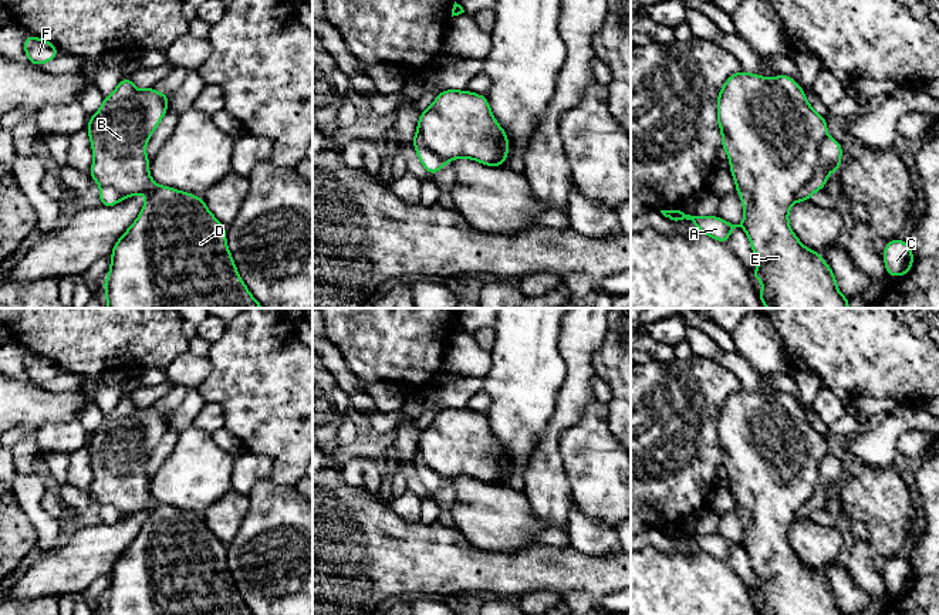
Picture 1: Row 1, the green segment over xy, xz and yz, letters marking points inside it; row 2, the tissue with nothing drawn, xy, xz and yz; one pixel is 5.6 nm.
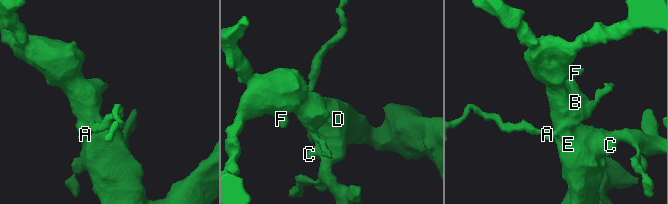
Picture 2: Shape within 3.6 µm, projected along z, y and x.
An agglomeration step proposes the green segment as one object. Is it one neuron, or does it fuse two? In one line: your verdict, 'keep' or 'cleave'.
keep

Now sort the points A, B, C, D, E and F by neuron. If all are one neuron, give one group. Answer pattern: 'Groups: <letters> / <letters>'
Groups: A B C D E F

